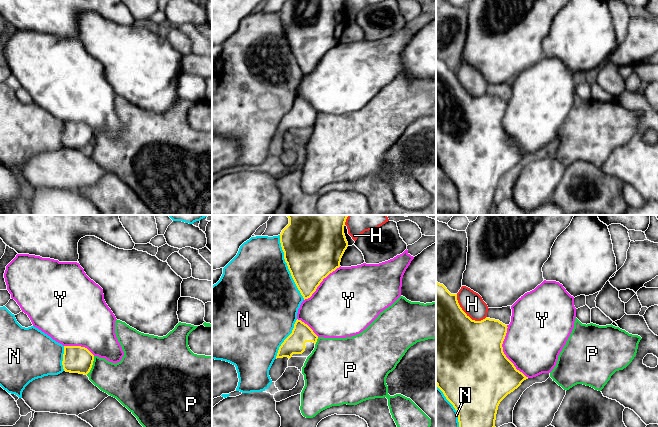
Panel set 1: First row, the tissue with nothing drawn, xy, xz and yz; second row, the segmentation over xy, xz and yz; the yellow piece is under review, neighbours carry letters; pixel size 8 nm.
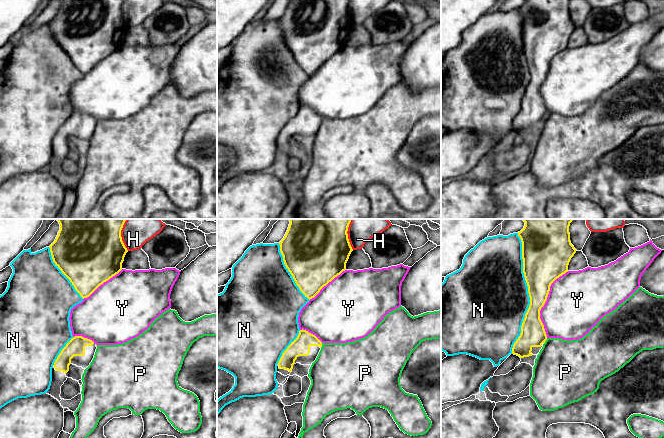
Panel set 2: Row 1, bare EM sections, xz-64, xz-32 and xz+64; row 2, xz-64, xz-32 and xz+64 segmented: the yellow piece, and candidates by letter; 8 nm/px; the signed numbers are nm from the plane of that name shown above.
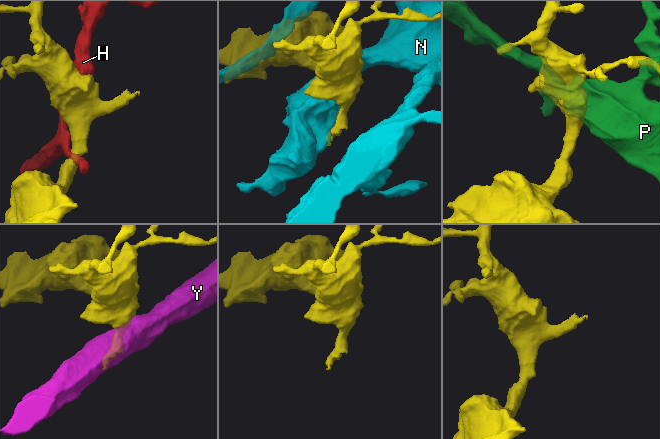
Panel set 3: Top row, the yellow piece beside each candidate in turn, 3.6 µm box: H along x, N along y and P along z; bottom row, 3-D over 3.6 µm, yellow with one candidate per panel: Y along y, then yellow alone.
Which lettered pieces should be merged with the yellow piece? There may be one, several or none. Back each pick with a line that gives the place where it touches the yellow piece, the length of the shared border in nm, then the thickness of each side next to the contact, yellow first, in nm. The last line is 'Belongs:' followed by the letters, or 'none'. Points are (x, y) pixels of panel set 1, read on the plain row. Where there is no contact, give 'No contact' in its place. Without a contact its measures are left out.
Belongs: none

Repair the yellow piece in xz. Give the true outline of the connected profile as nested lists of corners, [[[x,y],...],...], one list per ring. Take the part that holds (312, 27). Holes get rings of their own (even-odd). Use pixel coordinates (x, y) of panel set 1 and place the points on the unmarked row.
[[[288,0],[280,10],[280,19],[291,52],[304,76],[312,72],[330,49],[340,43],[348,23],[345,0]]]

